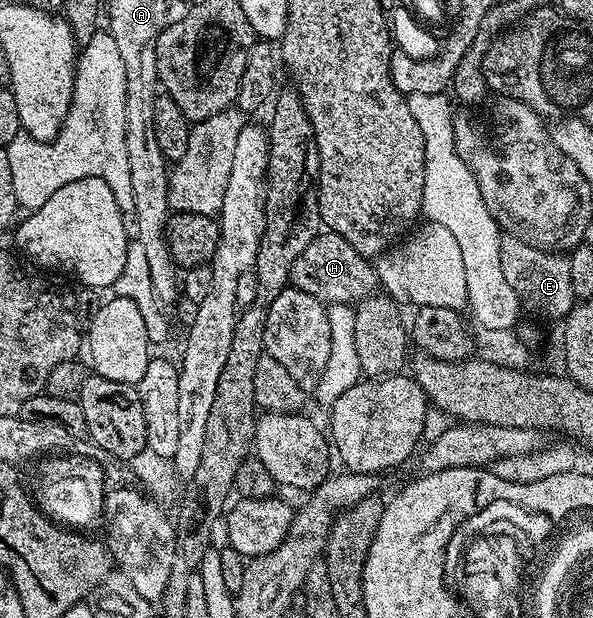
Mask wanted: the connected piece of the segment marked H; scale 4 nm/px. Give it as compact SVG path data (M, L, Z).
M319 231L316 239L312 239L312 243L308 243L300 255L296 255L296 263L292 263L290 272L290 285L327 306L354 307L365 297L375 296L380 284L375 266L367 258L361 257L339 233Z

